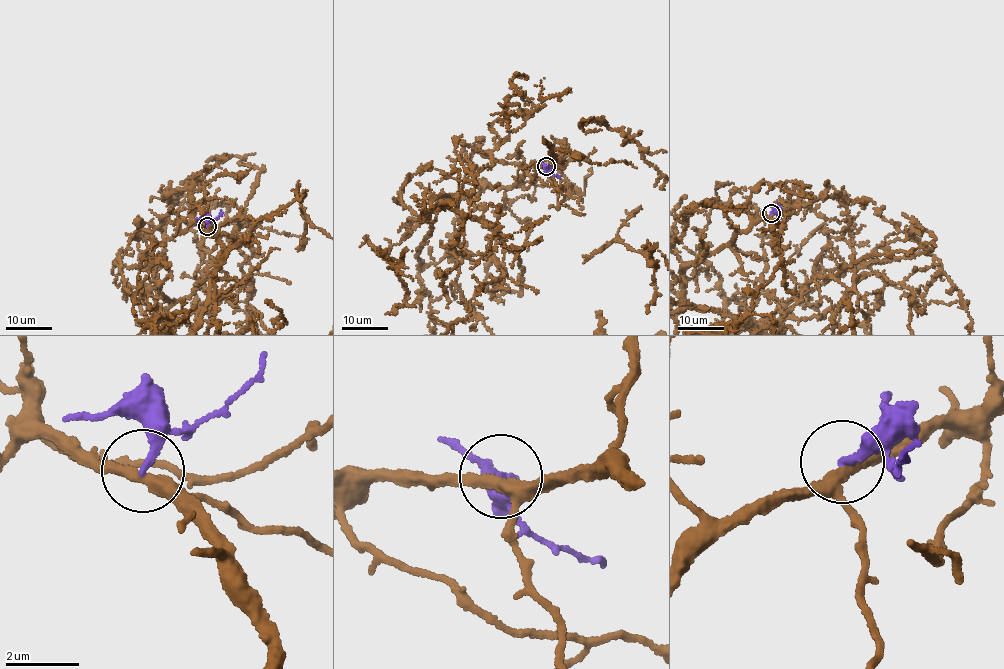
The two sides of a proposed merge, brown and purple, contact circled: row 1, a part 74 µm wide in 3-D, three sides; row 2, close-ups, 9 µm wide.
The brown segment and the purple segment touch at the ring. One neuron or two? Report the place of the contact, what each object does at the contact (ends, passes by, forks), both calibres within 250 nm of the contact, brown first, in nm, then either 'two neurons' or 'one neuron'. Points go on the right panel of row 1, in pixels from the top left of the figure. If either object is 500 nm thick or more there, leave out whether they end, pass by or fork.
at (771, 213); brown forks there; purple ends there; 280 nm thick on the brown side, 200 nm on the other; two neurons

